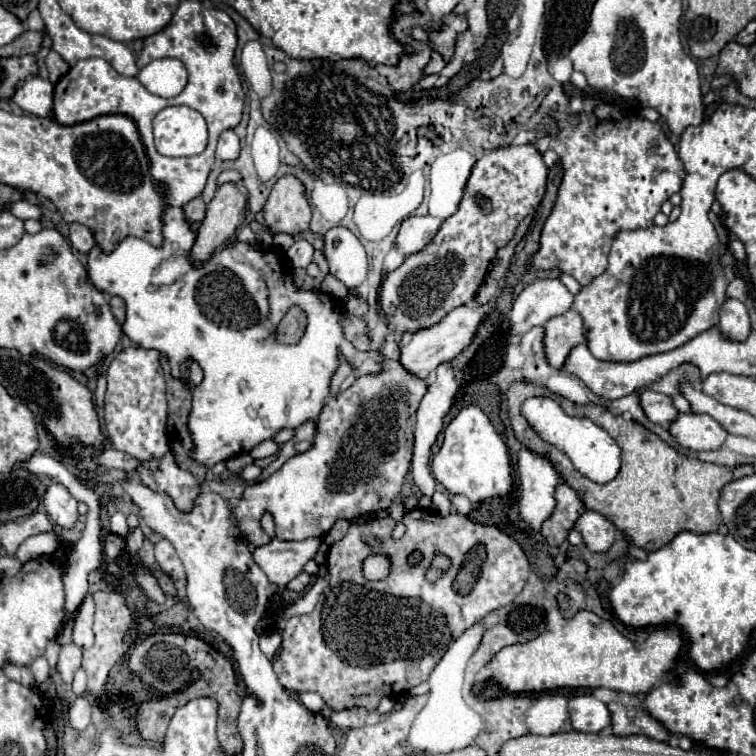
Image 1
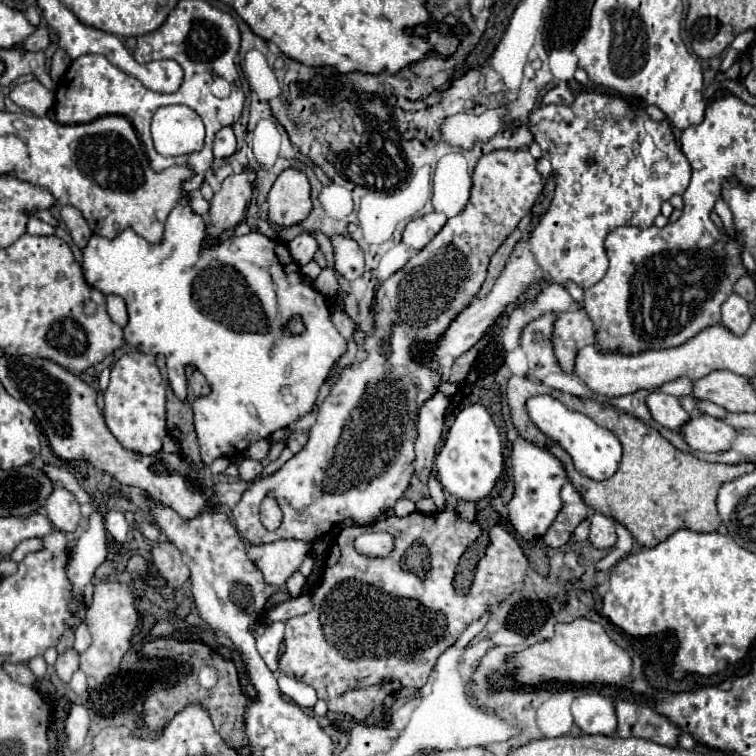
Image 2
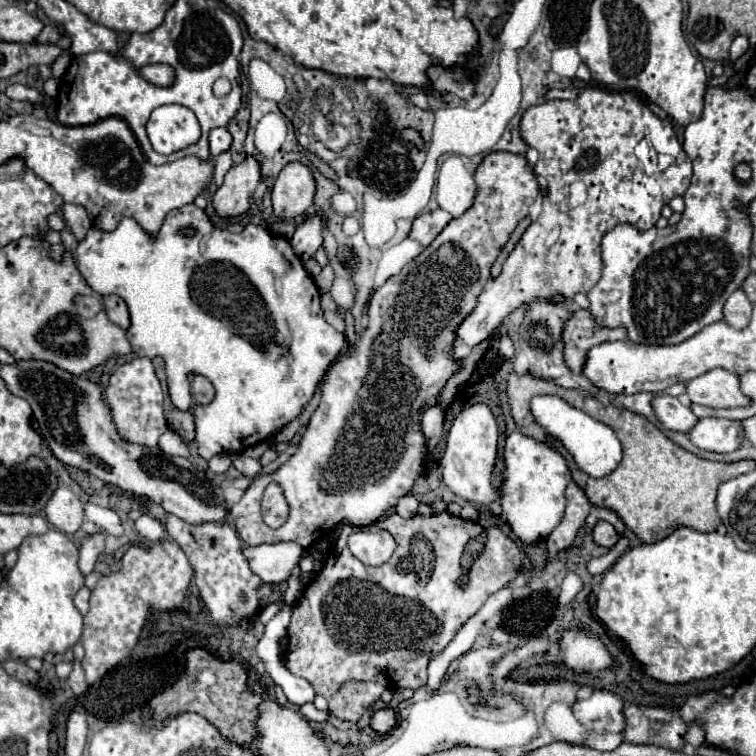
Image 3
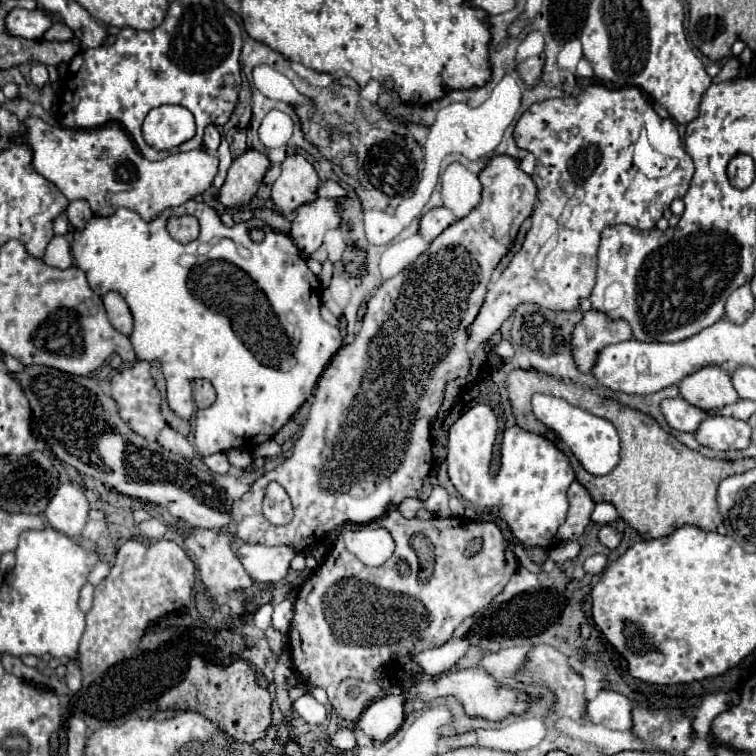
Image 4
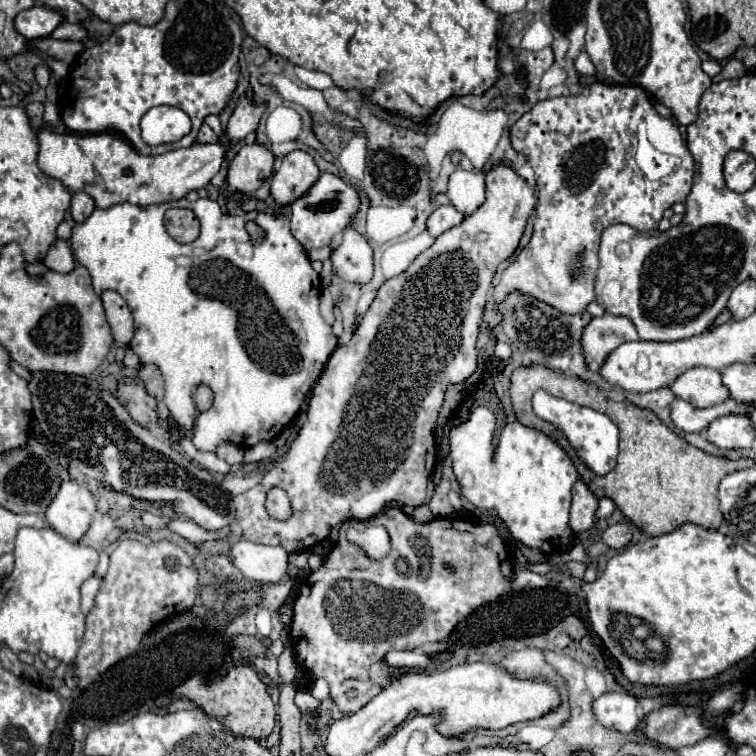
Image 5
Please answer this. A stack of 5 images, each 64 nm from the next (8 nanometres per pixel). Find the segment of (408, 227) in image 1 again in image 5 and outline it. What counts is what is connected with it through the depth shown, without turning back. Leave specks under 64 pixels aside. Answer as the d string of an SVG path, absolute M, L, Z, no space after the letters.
M440 206L440 208L436 208L436 210L428 216L428 220L426 220L426 230L436 238L436 236L440 236L442 232L446 232L448 228L458 226L460 222L462 222L462 216L460 216L460 212L456 212L456 208L452 208L452 206Z

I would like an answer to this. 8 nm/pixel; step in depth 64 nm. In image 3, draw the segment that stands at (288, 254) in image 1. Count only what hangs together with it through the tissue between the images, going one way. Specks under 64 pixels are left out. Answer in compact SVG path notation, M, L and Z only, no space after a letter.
M320 216L308 218L304 224L300 224L296 228L290 244L292 244L294 254L302 262L306 262L308 258L312 258L314 252L322 246L322 230L324 230L324 224L322 224Z

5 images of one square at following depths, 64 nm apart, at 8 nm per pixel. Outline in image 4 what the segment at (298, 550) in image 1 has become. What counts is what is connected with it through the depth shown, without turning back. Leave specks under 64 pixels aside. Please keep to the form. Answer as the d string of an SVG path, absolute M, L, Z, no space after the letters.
M242 544L236 552L246 572L254 582L276 584L288 574L292 558L298 554L294 546L262 546L262 544Z

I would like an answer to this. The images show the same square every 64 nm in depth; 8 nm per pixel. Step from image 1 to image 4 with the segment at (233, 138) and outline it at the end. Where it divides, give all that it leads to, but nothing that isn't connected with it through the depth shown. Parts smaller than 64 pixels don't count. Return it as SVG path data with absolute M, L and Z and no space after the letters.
M208 126L206 132L204 132L204 146L208 152L216 152L218 146L220 146L220 132L216 126Z

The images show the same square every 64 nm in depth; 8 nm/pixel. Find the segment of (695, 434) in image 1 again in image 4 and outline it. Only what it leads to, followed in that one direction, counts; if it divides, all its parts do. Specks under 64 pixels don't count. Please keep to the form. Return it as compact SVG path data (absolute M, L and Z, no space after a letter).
M706 418L696 430L696 440L712 450L740 450L750 444L750 426L736 418Z

